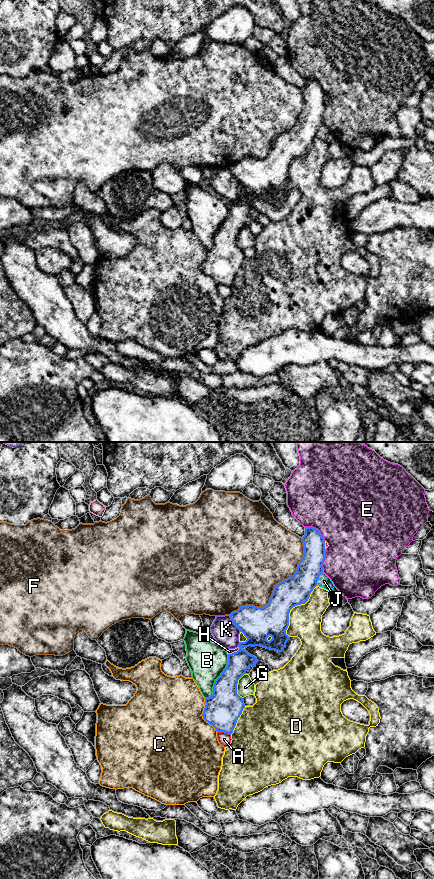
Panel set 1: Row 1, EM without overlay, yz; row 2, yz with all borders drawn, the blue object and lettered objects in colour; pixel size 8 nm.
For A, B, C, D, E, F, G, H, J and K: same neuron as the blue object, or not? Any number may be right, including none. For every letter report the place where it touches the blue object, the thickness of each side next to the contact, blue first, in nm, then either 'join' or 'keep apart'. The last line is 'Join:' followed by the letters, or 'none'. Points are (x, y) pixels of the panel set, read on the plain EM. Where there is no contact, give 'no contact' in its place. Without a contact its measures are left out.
A: meets blue in yz at (224, 284); 280 nm thick on the blue side, 100 nm on the other; keep apart
B: meets blue in yz at (218, 229); 280 nm thick on the blue side, 300 nm on the other; keep apart
C: meets blue in yz at (202, 267); 280 nm thick on the blue side, 500 nm on the other; keep apart
D: meets blue in yz at (292, 159); 260 nm thick on the blue side, 260 nm on the other; keep apart
E: meets blue in yz at (317, 81); 180 nm thick on the blue side, 500 nm on the other; keep apart
F: meets blue in yz at (275, 139); 260 nm thick on the blue side, 480 nm on the other; keep apart
G: meets blue in yz at (236, 238); 280 nm thick on the blue side, 140 nm on the other; keep apart
H: meets blue in yz at (234, 204); 200 nm thick on the blue side, 50 nm on the other; keep apart
J: meets blue in yz at (318, 130); 240 nm thick on the blue side, 100 nm on the other; keep apart
K: meets blue in yz at (233, 175); 280 nm thick on the blue side, 190 nm on the other; keep apart
Join: none

